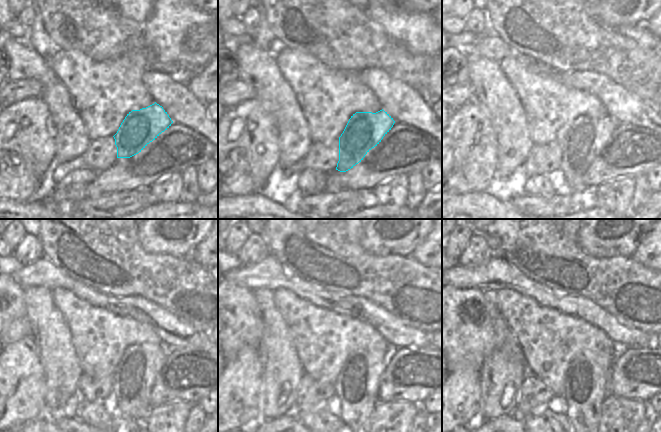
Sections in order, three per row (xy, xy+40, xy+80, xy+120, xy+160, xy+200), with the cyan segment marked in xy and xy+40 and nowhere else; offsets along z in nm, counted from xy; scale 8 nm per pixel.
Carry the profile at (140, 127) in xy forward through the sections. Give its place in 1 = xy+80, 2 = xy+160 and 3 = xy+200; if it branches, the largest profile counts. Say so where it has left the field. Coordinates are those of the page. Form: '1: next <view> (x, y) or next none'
1: next xy+80 (587, 137)
2: next xy+160 (357, 388)
3: next xy+200 (586, 387)

